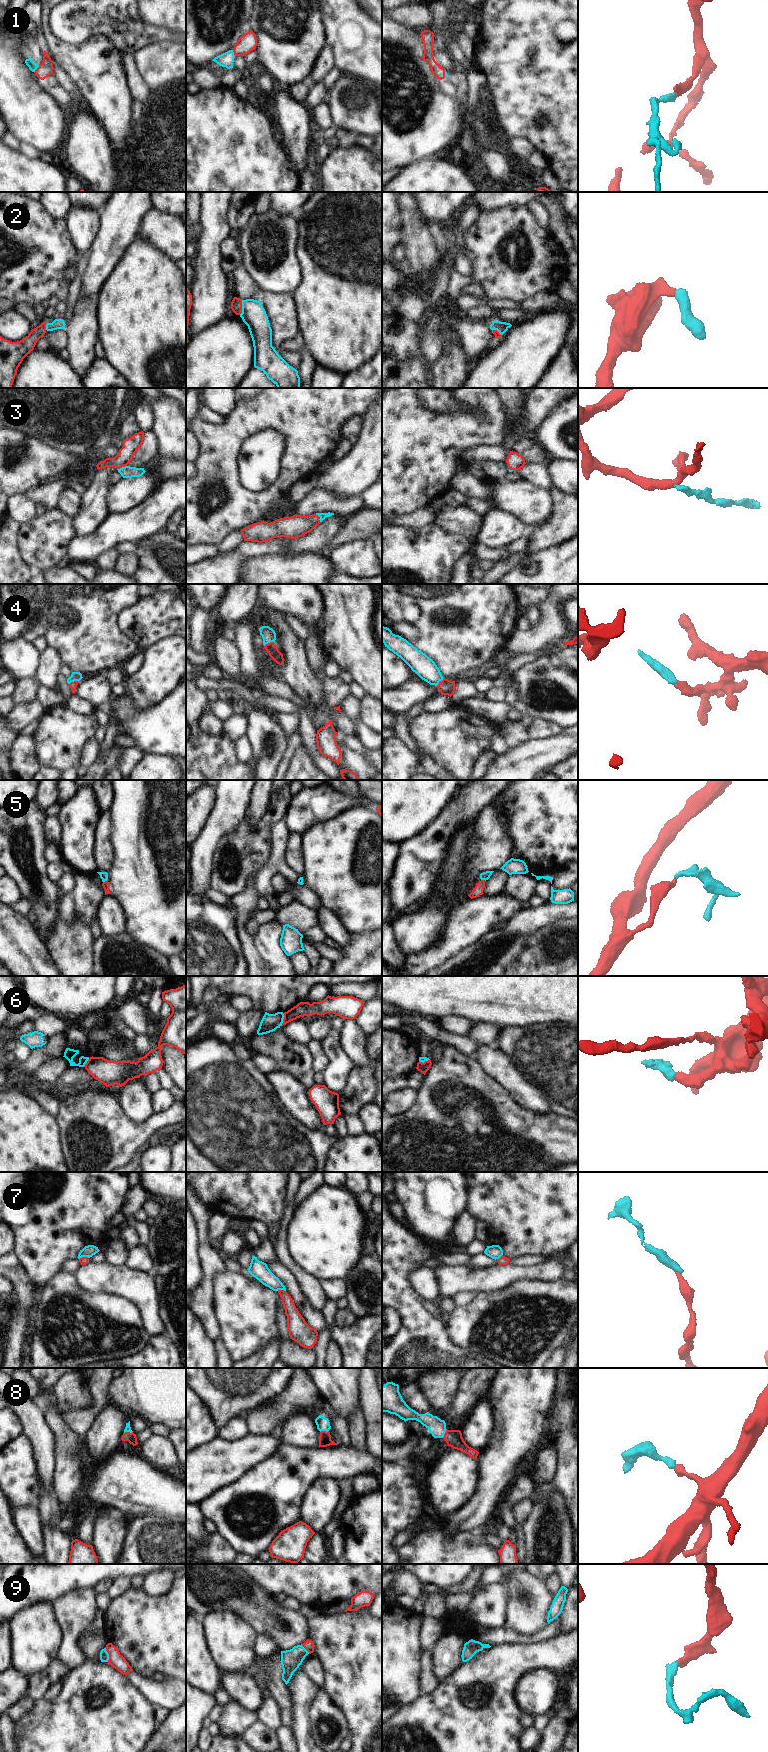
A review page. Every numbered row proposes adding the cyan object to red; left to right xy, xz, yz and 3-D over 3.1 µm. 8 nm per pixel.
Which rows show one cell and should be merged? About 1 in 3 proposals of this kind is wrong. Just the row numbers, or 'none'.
1, 2, 3, 4, 5, 8, 9.

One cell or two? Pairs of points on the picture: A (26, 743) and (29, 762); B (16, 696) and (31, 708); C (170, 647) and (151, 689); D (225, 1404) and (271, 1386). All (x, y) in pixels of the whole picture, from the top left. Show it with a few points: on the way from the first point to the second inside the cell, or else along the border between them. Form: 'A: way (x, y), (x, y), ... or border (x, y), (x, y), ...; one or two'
A: way (26, 748), (26, 757); one
B: border (35, 698), (15, 705); two
C: way (170, 657), (155, 679); one
D: way (236, 1399), (250, 1397), (260, 1389); one

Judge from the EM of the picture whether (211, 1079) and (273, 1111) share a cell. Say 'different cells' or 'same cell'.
same cell

